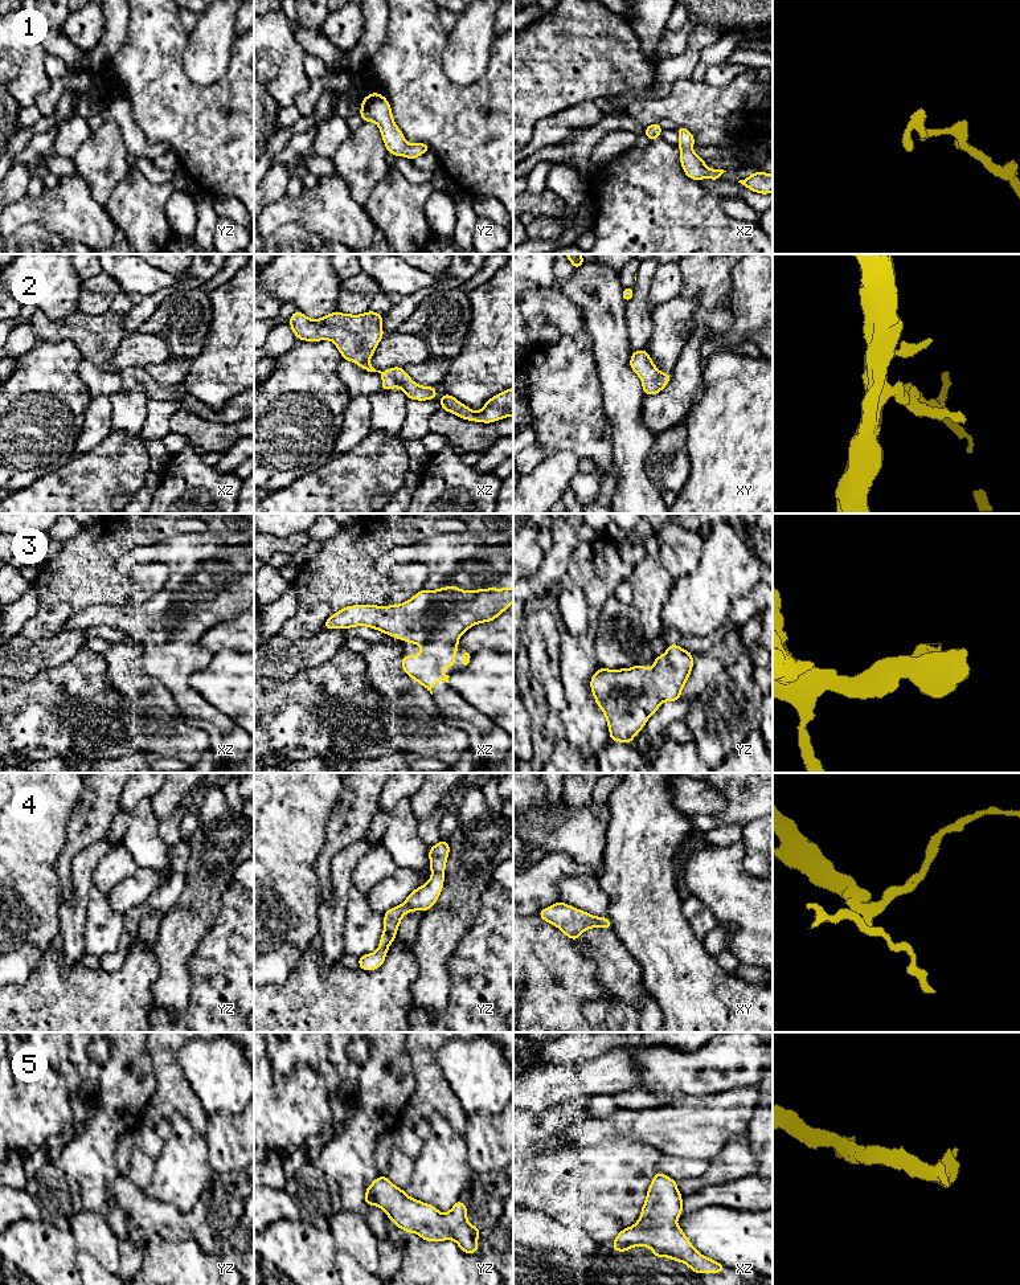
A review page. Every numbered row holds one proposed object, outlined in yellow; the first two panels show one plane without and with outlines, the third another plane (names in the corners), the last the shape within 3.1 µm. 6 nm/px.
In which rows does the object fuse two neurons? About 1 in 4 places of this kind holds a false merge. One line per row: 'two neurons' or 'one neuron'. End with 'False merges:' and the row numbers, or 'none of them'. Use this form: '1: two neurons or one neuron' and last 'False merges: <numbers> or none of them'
1: one neuron
2: one neuron
3: one neuron
4: one neuron
5: one neuron
False merges: none of them

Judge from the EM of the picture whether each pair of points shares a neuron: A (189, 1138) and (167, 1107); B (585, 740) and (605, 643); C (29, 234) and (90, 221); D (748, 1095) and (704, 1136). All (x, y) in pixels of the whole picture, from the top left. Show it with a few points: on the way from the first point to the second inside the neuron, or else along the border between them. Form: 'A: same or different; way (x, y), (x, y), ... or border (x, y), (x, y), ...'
A: different; border (168, 1120), (173, 1114), (180, 1113), (199, 1132)
B: different; border (593, 641), (595, 658), (601, 666)
C: different; border (16, 230), (29, 222), (39, 222), (69, 240)
D: same; way (737, 1103), (715, 1125)

